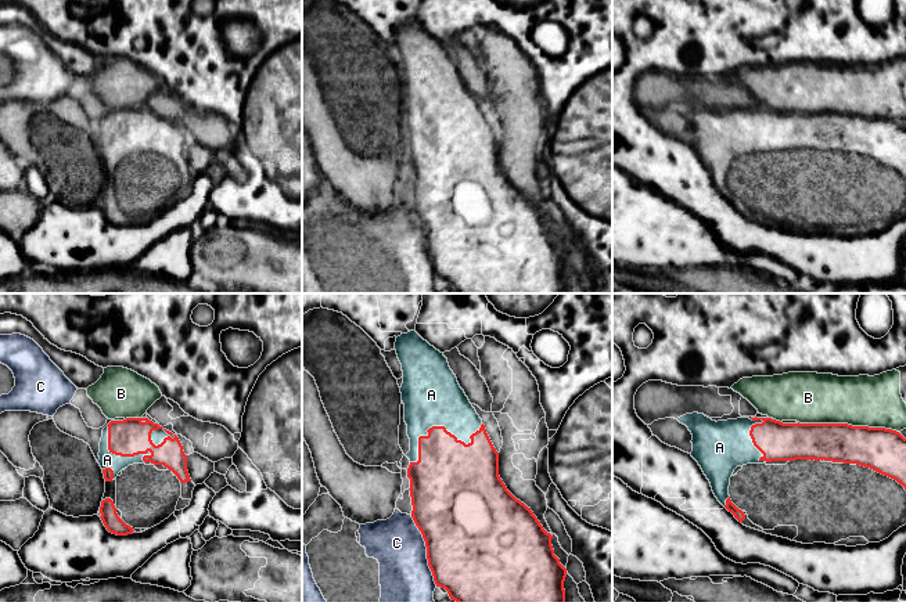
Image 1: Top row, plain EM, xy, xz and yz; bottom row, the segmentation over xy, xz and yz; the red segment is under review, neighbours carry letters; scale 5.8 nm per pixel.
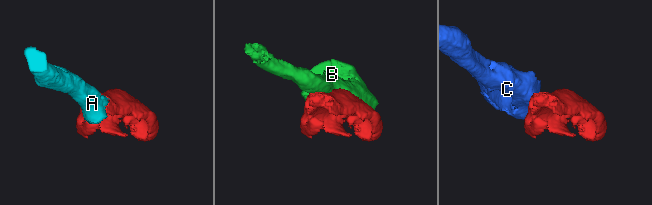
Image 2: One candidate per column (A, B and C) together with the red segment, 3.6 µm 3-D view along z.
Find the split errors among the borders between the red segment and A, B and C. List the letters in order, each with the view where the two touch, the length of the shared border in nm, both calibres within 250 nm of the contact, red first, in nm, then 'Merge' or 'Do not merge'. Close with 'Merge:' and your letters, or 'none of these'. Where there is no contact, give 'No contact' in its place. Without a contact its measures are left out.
A: Touches red in xz. Shared border 480 nm. Thickness 360 nm (red) against 340 nm. Merge
B: Touches red in yz. Shared border 600 nm. Thickness 260 nm (red) against 300 nm. Do not merge
C: Touches red in xz. Shared border 460 nm. Thickness 500 nm (red) against 320 nm. Do not merge
Merge: A

